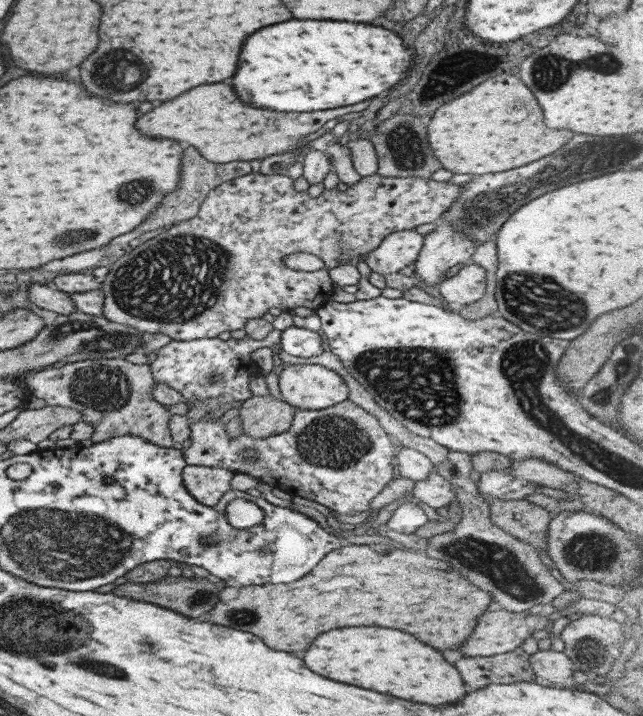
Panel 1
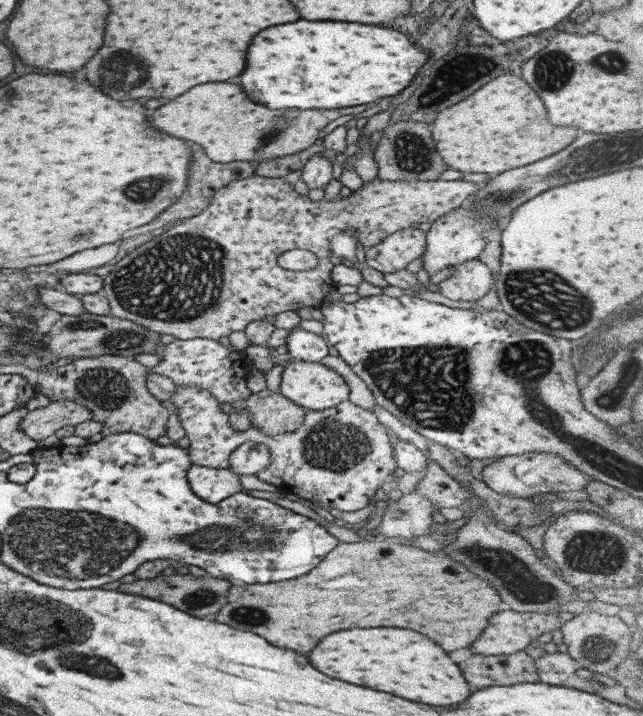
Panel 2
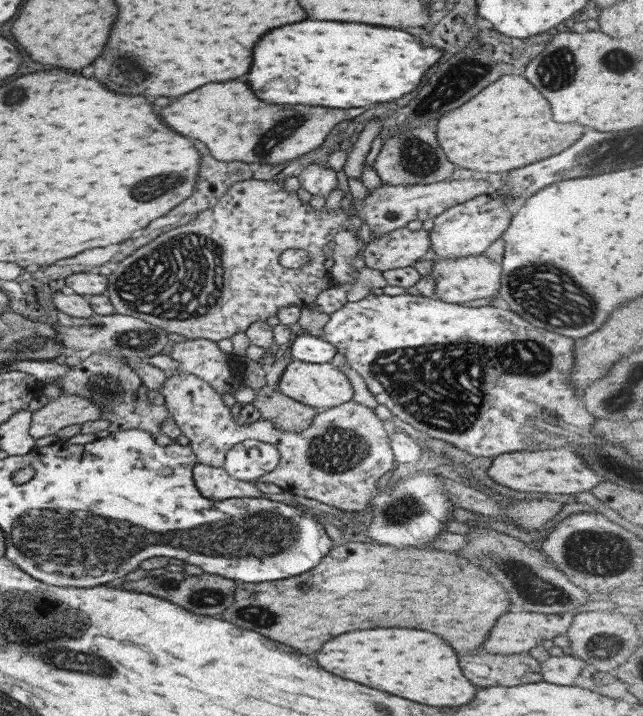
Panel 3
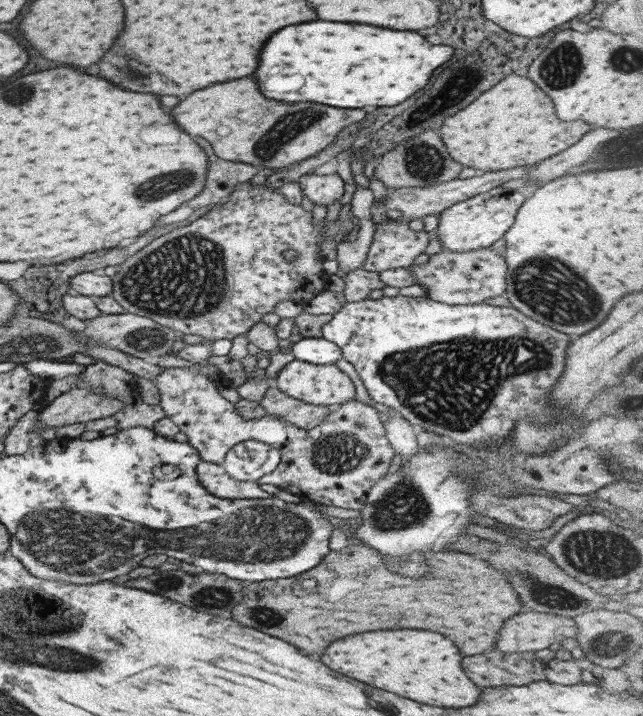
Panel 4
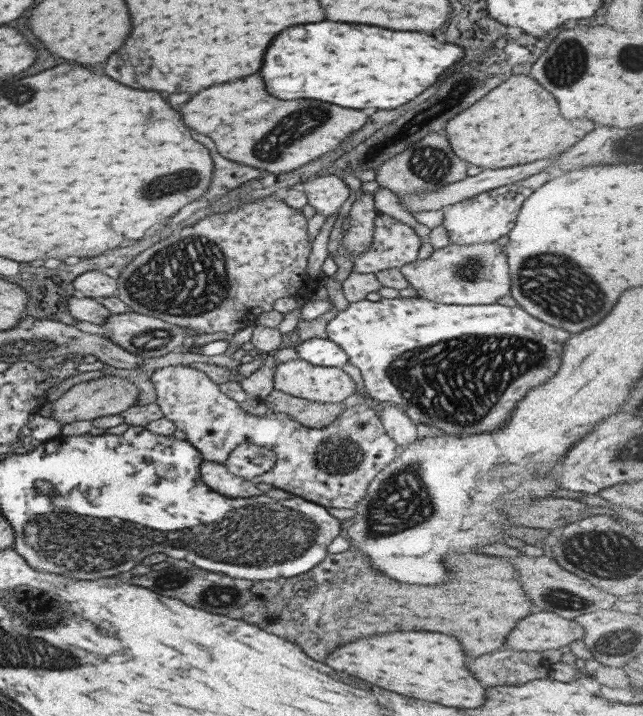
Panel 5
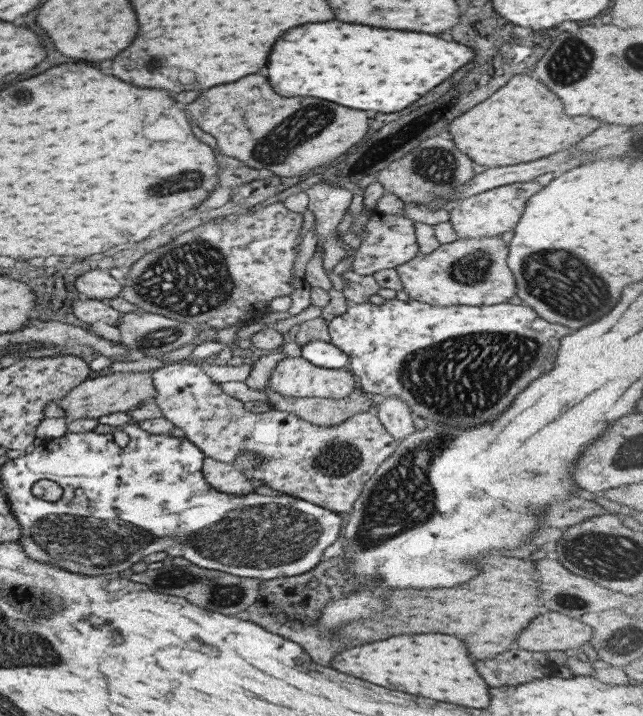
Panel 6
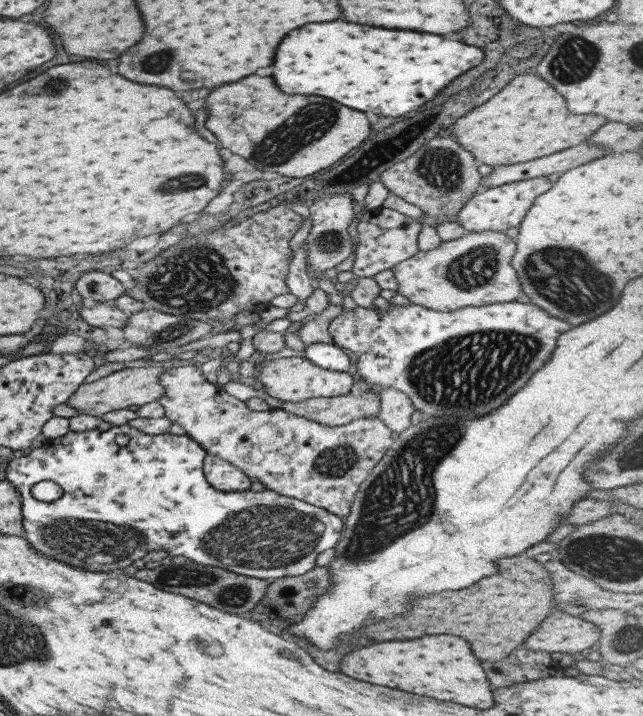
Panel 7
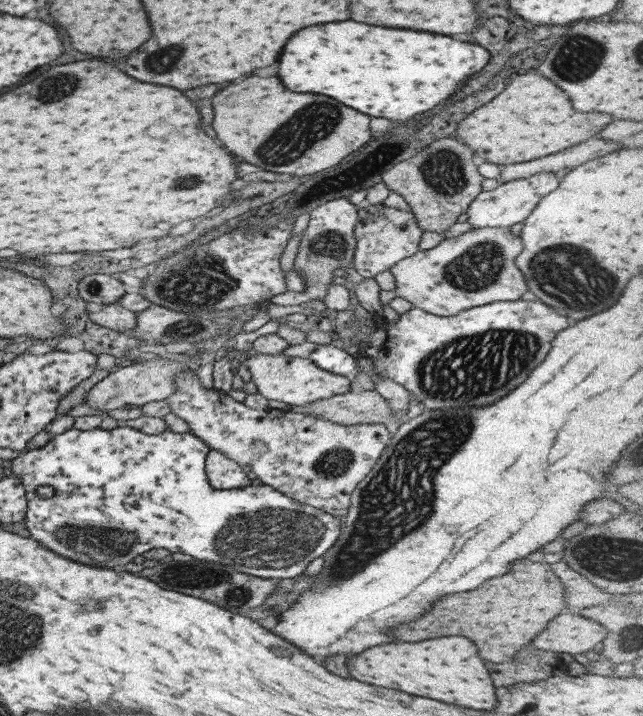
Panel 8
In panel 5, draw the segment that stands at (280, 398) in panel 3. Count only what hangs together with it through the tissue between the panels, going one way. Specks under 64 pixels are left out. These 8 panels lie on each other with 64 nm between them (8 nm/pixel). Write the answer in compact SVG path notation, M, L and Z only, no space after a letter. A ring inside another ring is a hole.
M272 390L262 401L265 402L269 412L290 415L306 427L328 426L344 412L344 408L347 408L343 401L339 403L309 401L278 390Z

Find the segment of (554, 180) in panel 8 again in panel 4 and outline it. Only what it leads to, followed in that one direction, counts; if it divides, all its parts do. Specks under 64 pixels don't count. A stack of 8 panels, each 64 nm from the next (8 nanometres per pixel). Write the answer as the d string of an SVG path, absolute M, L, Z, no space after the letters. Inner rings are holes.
M497 187L449 206L439 214L436 228L438 240L444 247L442 251L471 252L478 248L490 247L510 230L517 210L526 199L526 196L519 190Z

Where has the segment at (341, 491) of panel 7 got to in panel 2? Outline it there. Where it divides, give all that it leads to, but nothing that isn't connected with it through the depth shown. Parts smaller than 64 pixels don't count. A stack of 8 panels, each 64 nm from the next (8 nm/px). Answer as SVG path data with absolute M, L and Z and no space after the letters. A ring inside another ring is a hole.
M200 386L176 387L173 395L171 401L176 406L175 414L178 414L180 424L190 439L190 446L187 449L194 465L226 469L230 463L230 453L236 447L240 447L248 441L260 443L270 449L270 457L272 457L270 466L256 474L260 480L274 484L279 491L284 493L296 494L306 500L318 501L326 508L332 507L349 513L366 508L369 500L378 492L378 488L390 480L390 476L397 468L391 431L378 421L374 412L349 400L326 410L307 410L300 428L287 433L268 435L262 433L258 427L252 426L244 431L233 430L228 421L228 415L220 409L220 402L216 401L216 397L212 397L212 394L206 390L201 390Z

